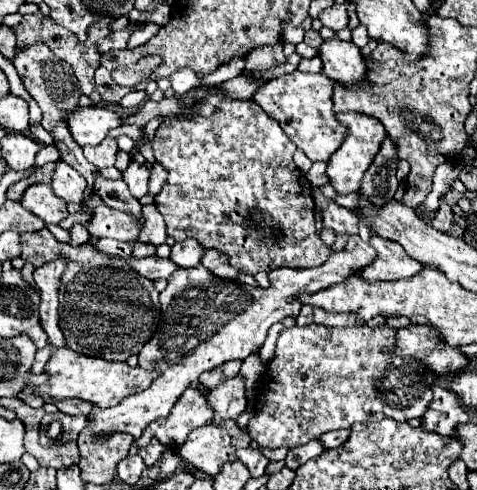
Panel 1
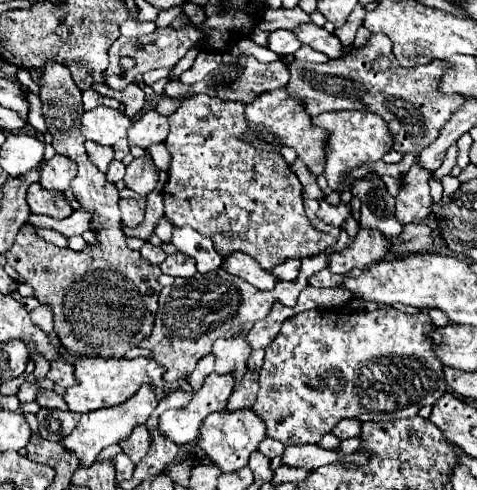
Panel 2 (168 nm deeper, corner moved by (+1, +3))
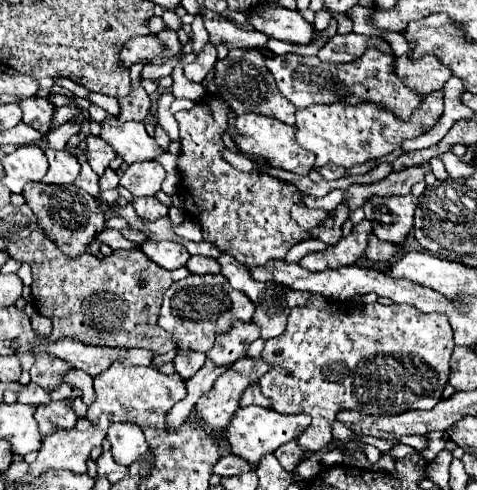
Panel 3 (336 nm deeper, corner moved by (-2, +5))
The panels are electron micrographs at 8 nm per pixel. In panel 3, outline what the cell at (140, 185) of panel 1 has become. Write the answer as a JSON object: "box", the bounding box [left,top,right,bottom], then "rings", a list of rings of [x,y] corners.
{"box":[120,160,166,196],"rings":[[[156,160],[134,162],[124,170],[120,184],[128,188],[134,196],[154,196],[160,190],[164,176],[166,170]]]}

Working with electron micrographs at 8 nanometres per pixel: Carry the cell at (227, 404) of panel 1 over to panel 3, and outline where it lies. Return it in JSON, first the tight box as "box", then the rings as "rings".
{"box":[206,322,260,366],"rings":[[[234,322],[234,326],[232,326],[230,332],[226,332],[226,334],[222,334],[222,336],[216,338],[216,346],[214,346],[206,356],[208,356],[208,360],[212,360],[216,366],[232,366],[238,358],[244,358],[244,356],[246,356],[250,344],[252,344],[256,338],[260,338],[260,328],[258,328],[254,322]]]}

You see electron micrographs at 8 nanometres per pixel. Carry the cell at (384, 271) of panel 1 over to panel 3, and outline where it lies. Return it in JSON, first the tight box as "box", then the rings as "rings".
{"box":[300,234,368,272],"rings":[[[350,234],[350,236],[344,236],[336,246],[332,246],[328,250],[304,256],[300,260],[300,264],[304,264],[312,272],[336,270],[336,268],[346,266],[346,264],[356,264],[356,260],[360,256],[364,256],[366,246],[368,246],[368,236]]]}

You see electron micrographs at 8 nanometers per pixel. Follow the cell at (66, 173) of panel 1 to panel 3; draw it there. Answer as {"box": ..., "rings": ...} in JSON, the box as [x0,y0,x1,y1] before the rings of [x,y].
{"box":[42,150,80,184],"rings":[[[46,150],[50,168],[48,174],[42,178],[44,184],[72,184],[80,174],[80,162],[68,150]]]}

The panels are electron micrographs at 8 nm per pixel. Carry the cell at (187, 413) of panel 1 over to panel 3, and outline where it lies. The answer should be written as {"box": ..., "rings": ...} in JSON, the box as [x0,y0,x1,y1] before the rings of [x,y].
{"box":[194,358,268,430],"rings":[[[240,358],[222,376],[216,378],[210,392],[202,394],[194,406],[202,424],[210,430],[222,430],[232,412],[238,410],[238,400],[250,384],[258,382],[268,372],[268,362]]]}

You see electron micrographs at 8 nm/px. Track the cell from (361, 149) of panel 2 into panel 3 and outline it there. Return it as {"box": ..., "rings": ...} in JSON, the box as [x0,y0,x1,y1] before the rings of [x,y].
{"box":[296,92,444,168],"rings":[[[442,92],[424,96],[424,102],[412,114],[414,118],[410,118],[408,122],[396,120],[394,114],[386,112],[378,104],[350,106],[344,102],[336,102],[336,104],[308,106],[308,108],[296,112],[296,128],[298,128],[296,140],[302,148],[316,154],[318,168],[324,168],[330,164],[336,164],[342,168],[352,168],[354,164],[368,162],[370,158],[380,158],[380,156],[390,154],[392,150],[400,148],[402,140],[416,138],[420,134],[428,132],[442,116],[442,96],[444,96]]]}

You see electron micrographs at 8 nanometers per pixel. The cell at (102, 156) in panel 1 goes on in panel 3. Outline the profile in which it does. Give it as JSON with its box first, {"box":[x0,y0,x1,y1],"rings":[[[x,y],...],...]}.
{"box":[86,136,116,176],"rings":[[[90,136],[86,144],[88,144],[88,164],[98,176],[102,176],[108,164],[116,158],[116,152],[112,150],[112,146],[102,142],[100,136]]]}

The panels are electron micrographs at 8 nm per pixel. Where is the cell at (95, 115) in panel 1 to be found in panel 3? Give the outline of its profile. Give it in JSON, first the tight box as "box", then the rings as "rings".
{"box":[100,116,162,164],"rings":[[[110,116],[100,122],[100,128],[100,138],[108,142],[126,164],[154,160],[162,152],[162,148],[146,134],[142,122],[120,122]]]}

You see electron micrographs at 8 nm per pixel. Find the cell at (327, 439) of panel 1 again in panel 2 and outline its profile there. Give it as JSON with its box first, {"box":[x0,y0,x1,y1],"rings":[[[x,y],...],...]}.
{"box":[333,418,361,438],"rings":[[[345,418],[335,424],[333,434],[337,438],[359,438],[361,436],[361,422],[353,420],[353,418]]]}

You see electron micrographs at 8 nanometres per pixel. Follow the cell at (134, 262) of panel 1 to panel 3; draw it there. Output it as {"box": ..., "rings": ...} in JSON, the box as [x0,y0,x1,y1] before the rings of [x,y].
{"box":[186,256,220,274],"rings":[[[190,256],[190,260],[186,262],[186,268],[190,274],[216,274],[220,272],[220,266],[214,258],[206,258],[206,256]]]}

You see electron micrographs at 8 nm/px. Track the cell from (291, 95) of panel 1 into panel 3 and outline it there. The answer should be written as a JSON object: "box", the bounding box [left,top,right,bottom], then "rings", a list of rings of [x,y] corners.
{"box":[234,114,314,176],"rings":[[[242,114],[236,118],[236,130],[238,130],[238,136],[234,136],[236,146],[250,156],[258,156],[272,166],[296,172],[300,176],[308,176],[308,172],[314,168],[312,152],[298,146],[294,126],[288,126],[276,118],[262,116],[262,114]]]}

